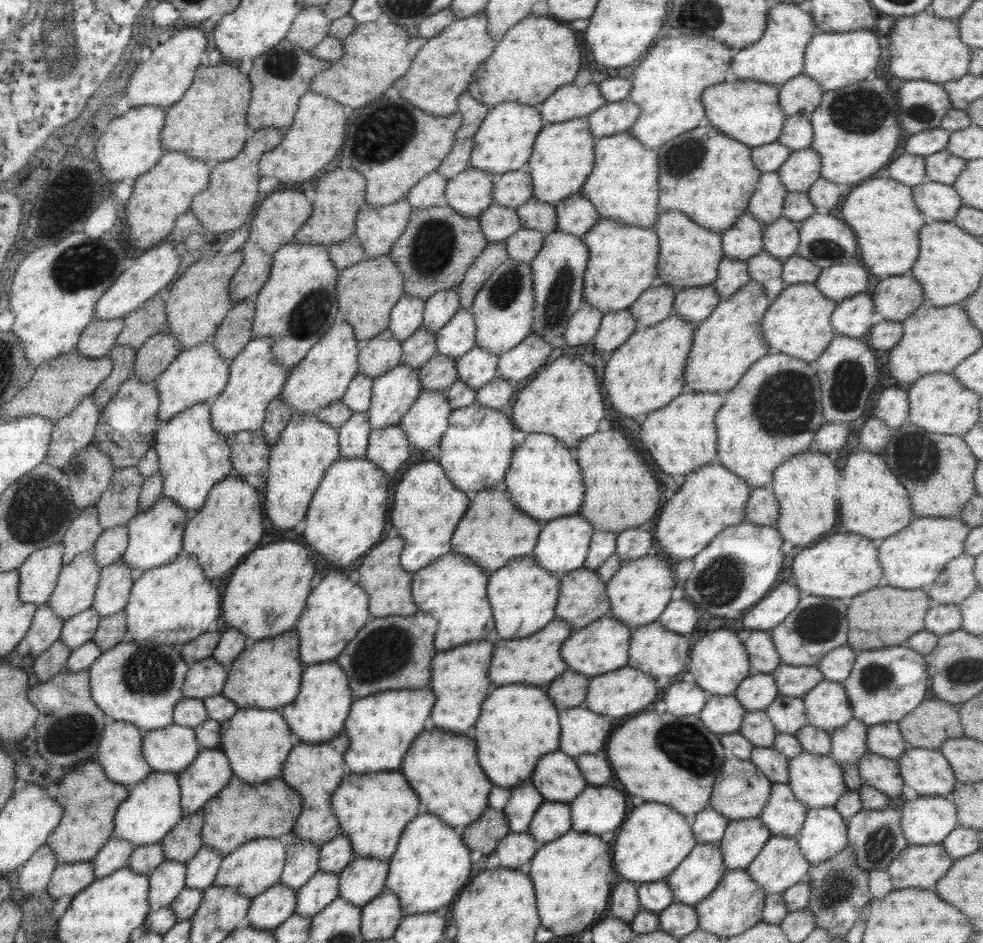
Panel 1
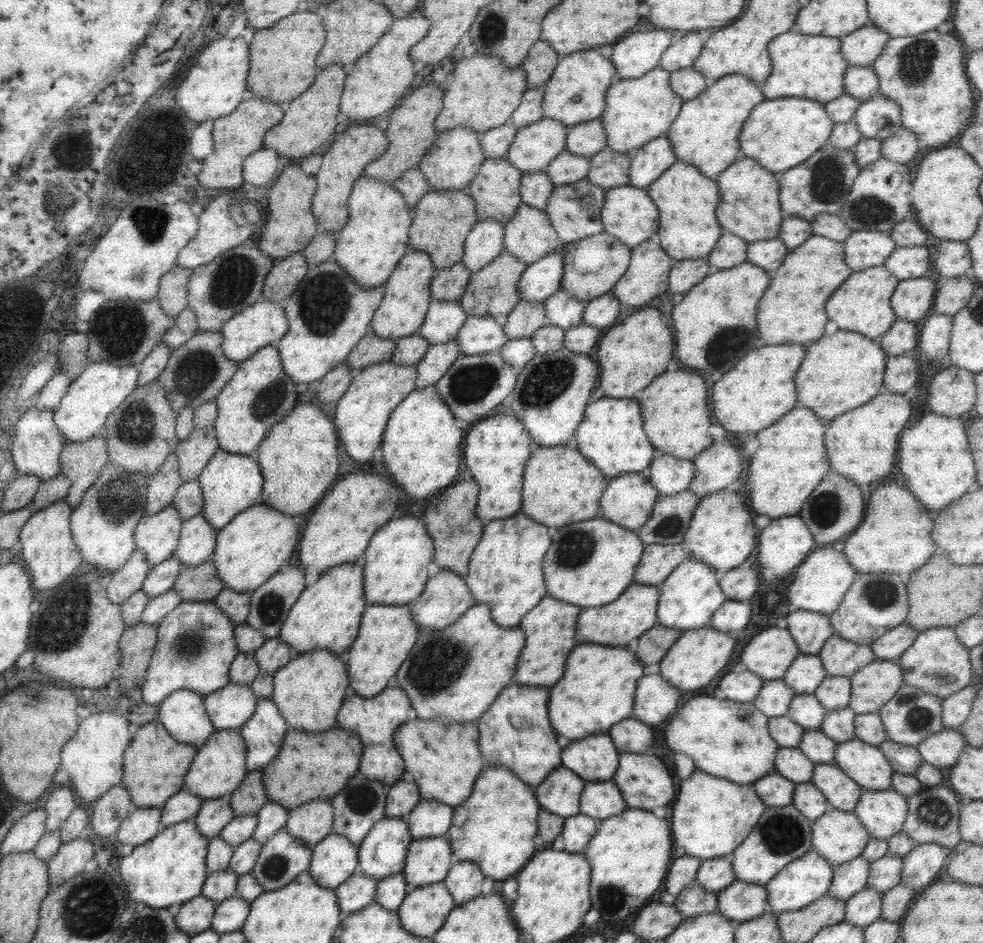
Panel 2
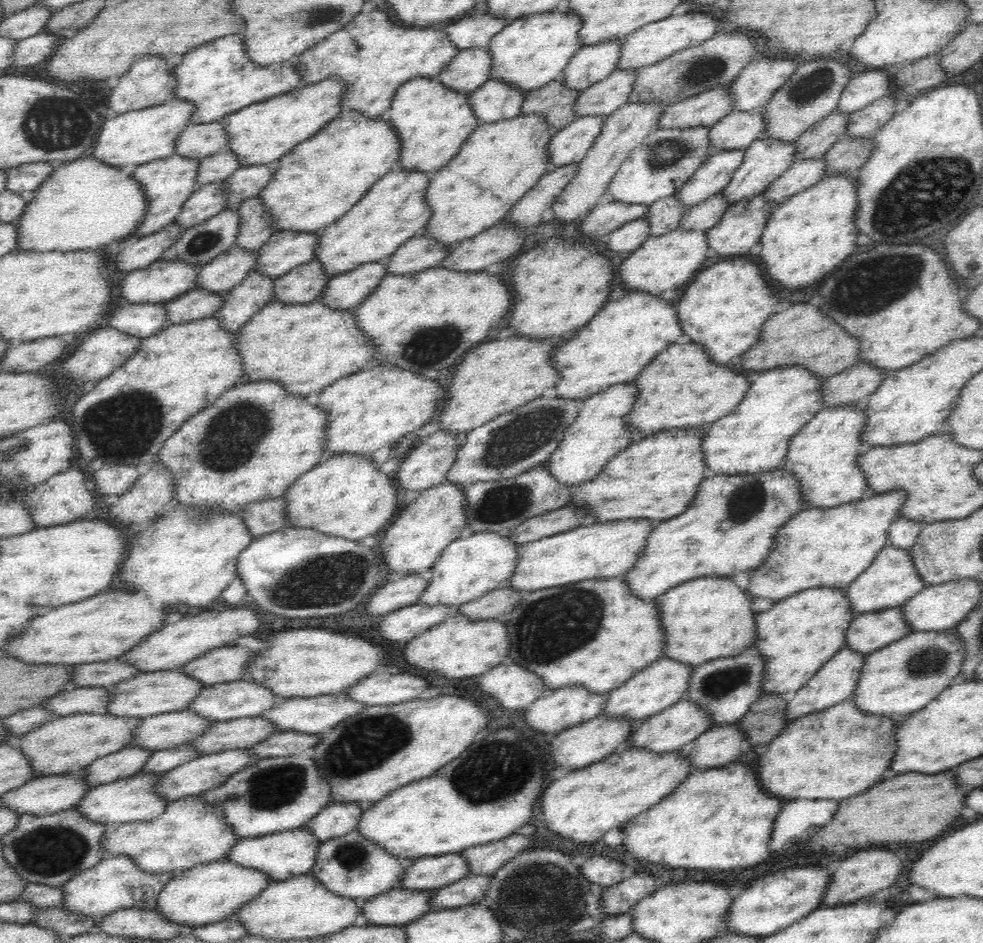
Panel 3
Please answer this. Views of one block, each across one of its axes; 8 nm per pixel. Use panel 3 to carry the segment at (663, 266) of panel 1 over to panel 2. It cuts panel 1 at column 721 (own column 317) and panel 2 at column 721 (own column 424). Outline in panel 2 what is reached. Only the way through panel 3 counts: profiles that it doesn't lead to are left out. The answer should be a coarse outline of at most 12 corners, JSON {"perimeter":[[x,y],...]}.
{"perimeter":[[737,158],[715,178],[722,231],[776,238],[777,176]]}

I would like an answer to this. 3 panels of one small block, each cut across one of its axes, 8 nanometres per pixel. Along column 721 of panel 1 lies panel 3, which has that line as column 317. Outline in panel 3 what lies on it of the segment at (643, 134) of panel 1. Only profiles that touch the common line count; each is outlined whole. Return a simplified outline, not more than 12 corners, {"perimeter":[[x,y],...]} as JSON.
{"perimeter":[[358,14],[294,60],[374,118],[460,51],[445,29]]}

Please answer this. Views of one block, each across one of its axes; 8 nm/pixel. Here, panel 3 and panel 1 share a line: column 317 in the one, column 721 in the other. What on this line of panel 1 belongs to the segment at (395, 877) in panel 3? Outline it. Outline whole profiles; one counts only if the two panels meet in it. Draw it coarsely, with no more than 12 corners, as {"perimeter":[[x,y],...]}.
{"perimeter":[[696,844],[666,876],[675,903],[693,907],[725,871],[717,844]]}

